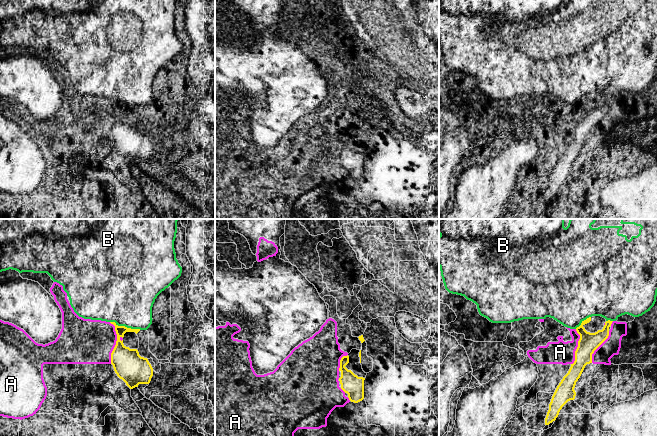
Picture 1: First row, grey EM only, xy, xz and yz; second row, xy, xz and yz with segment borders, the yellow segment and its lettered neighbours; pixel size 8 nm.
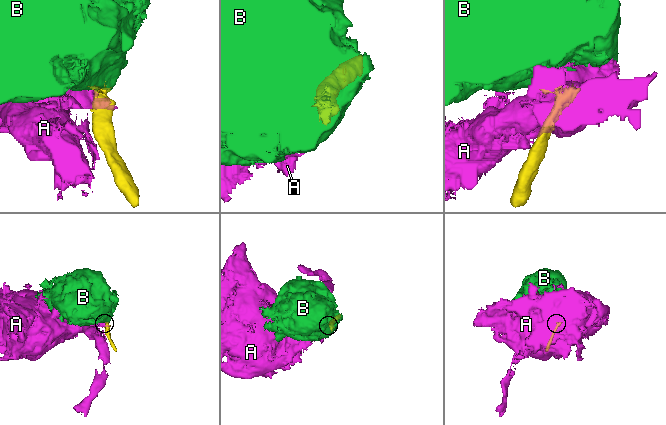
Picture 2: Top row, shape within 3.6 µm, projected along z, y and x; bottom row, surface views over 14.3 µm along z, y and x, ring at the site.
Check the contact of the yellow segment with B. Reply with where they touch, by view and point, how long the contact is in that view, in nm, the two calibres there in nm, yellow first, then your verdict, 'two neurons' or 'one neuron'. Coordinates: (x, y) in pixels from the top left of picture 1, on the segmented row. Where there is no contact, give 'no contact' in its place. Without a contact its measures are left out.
xy (124, 326) | 260 nm | 190/460 nm | one neuron

